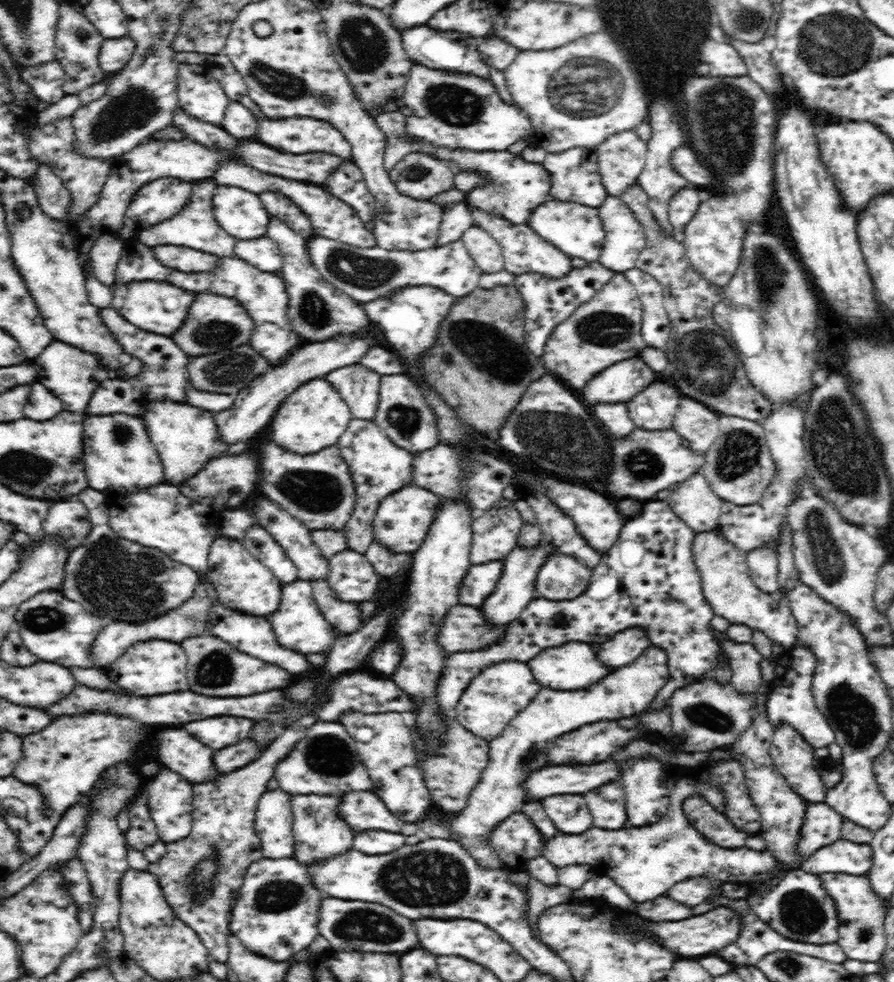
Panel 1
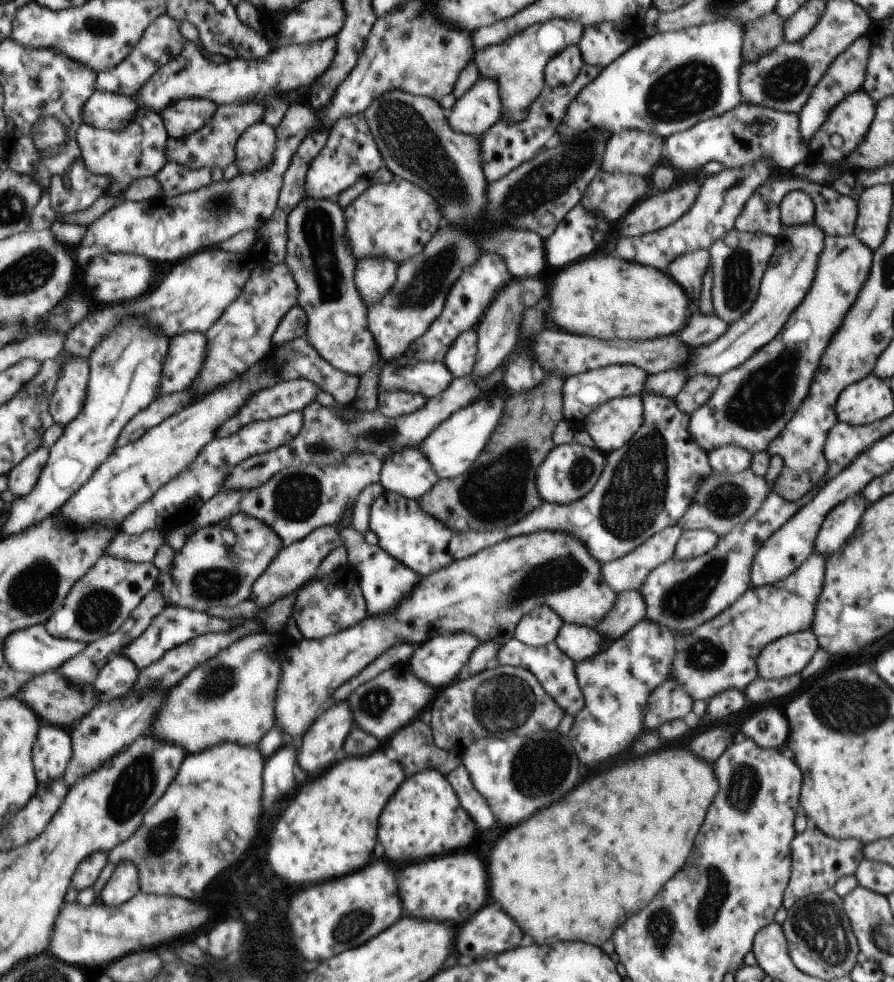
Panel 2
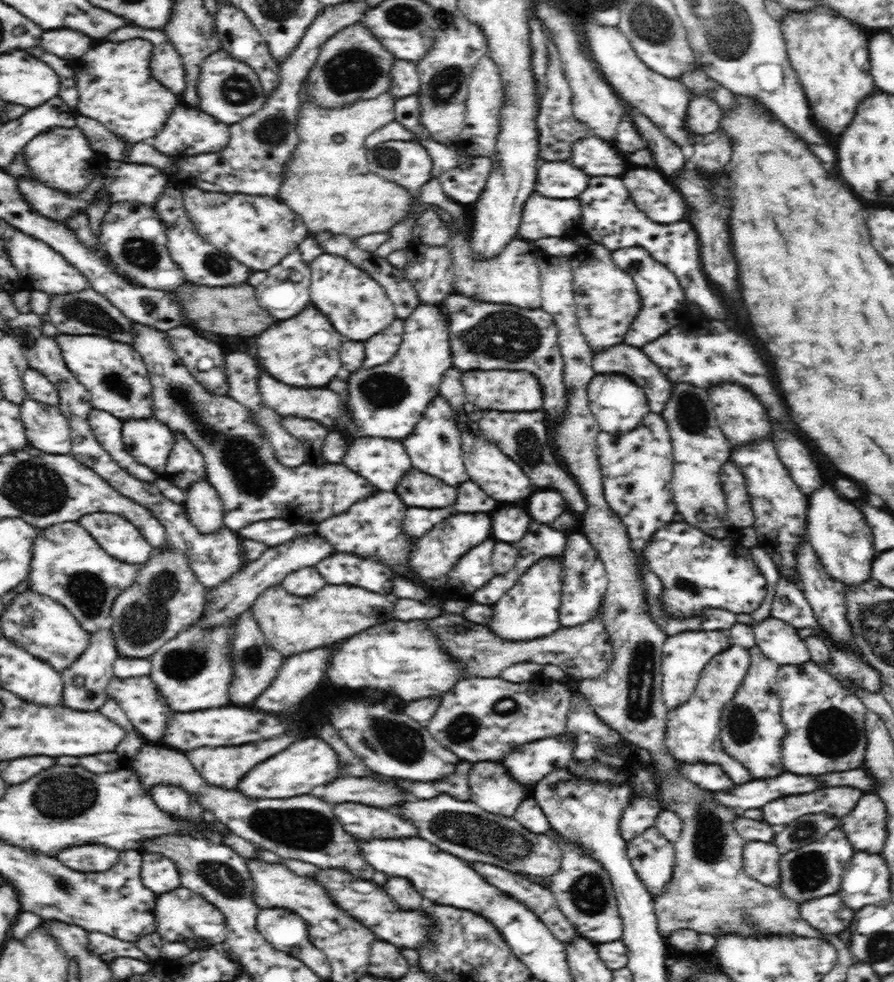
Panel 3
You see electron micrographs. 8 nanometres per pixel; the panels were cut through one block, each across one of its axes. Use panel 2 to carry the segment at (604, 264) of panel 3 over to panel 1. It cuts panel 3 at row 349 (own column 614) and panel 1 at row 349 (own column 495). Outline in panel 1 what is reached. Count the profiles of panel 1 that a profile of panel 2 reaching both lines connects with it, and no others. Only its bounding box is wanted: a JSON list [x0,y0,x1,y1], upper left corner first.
[543,273,646,390]

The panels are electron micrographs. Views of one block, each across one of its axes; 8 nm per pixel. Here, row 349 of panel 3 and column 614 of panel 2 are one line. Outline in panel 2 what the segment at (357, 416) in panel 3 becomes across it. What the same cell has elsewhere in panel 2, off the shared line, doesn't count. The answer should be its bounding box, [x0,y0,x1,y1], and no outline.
[570,395,644,453]

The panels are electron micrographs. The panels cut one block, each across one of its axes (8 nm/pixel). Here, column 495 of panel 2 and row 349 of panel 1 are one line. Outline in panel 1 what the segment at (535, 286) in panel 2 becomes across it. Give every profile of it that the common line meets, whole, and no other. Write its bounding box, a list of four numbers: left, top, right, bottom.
[213,335,375,446]

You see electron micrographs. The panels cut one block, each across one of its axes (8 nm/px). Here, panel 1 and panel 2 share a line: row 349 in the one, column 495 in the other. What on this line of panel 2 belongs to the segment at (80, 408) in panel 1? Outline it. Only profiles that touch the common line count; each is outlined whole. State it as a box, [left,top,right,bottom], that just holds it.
[474,20,584,120]

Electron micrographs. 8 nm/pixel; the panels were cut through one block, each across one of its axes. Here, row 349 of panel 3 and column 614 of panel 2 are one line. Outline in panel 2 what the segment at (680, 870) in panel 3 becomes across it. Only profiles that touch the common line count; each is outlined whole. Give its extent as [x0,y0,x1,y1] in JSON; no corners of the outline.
[601,525,682,593]

